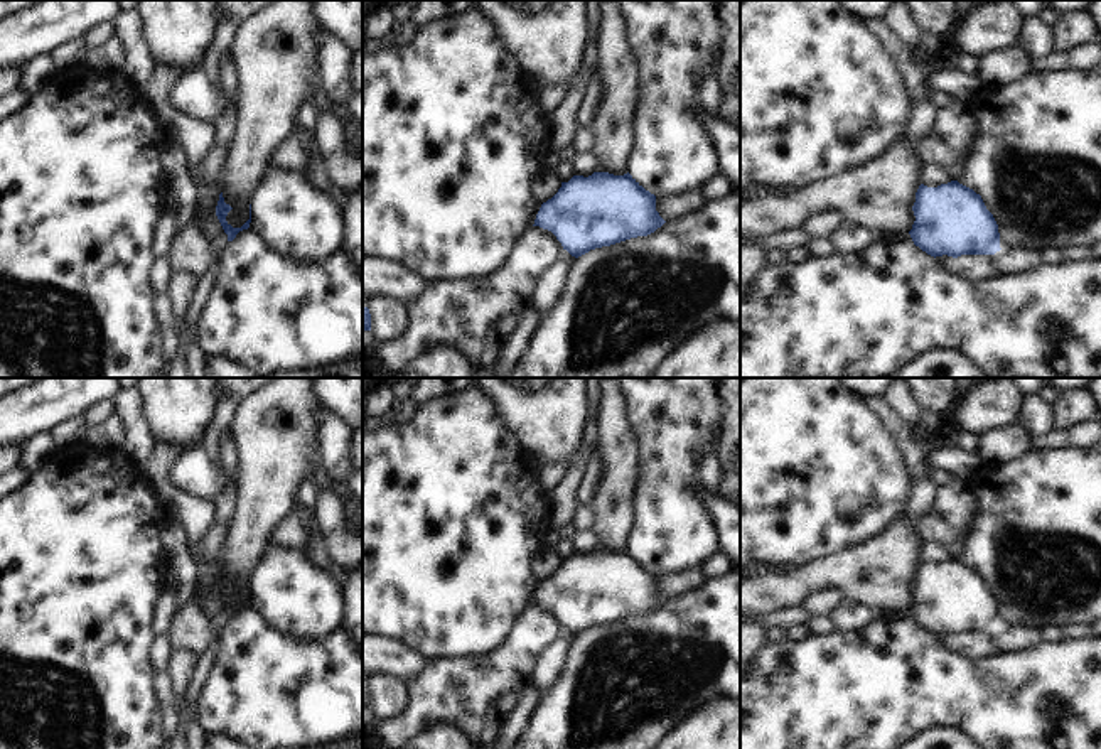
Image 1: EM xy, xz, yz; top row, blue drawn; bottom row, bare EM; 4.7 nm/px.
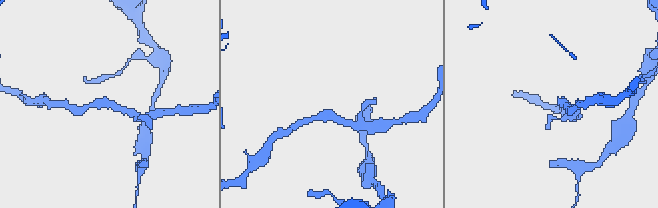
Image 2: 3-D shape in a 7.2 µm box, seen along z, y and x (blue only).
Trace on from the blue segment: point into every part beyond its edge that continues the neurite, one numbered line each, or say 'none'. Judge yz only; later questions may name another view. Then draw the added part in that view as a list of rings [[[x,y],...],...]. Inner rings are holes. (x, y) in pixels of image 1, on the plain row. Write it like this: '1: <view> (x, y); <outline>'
none

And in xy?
none

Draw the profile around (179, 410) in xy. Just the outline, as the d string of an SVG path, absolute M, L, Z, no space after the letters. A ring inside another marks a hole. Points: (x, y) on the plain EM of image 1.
M140 378L143 415L155 440L170 442L185 452L201 447L218 408L221 378Z

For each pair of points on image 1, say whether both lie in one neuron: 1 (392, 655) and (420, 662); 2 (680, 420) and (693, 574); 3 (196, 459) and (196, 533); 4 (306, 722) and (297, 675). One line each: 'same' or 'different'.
1: same
2: different
3: different
4: same

